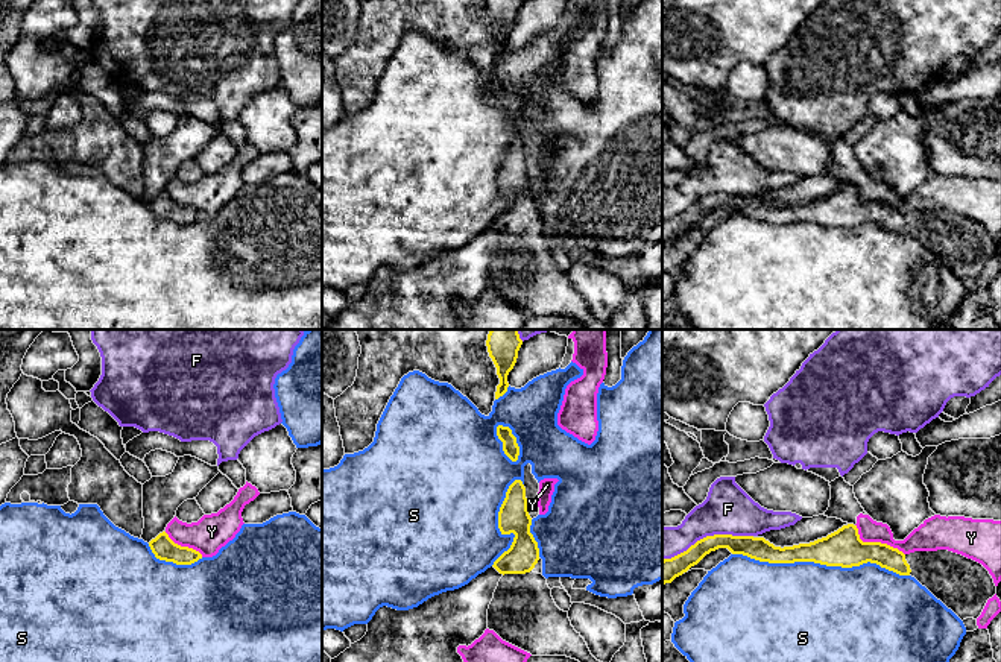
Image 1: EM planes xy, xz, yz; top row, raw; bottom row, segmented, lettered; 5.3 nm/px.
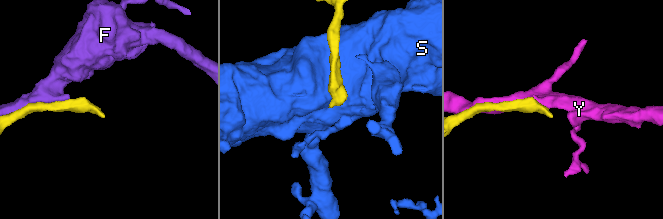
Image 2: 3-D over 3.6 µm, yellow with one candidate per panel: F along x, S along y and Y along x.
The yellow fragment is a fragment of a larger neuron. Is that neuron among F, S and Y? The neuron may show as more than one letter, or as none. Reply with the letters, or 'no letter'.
no letter

